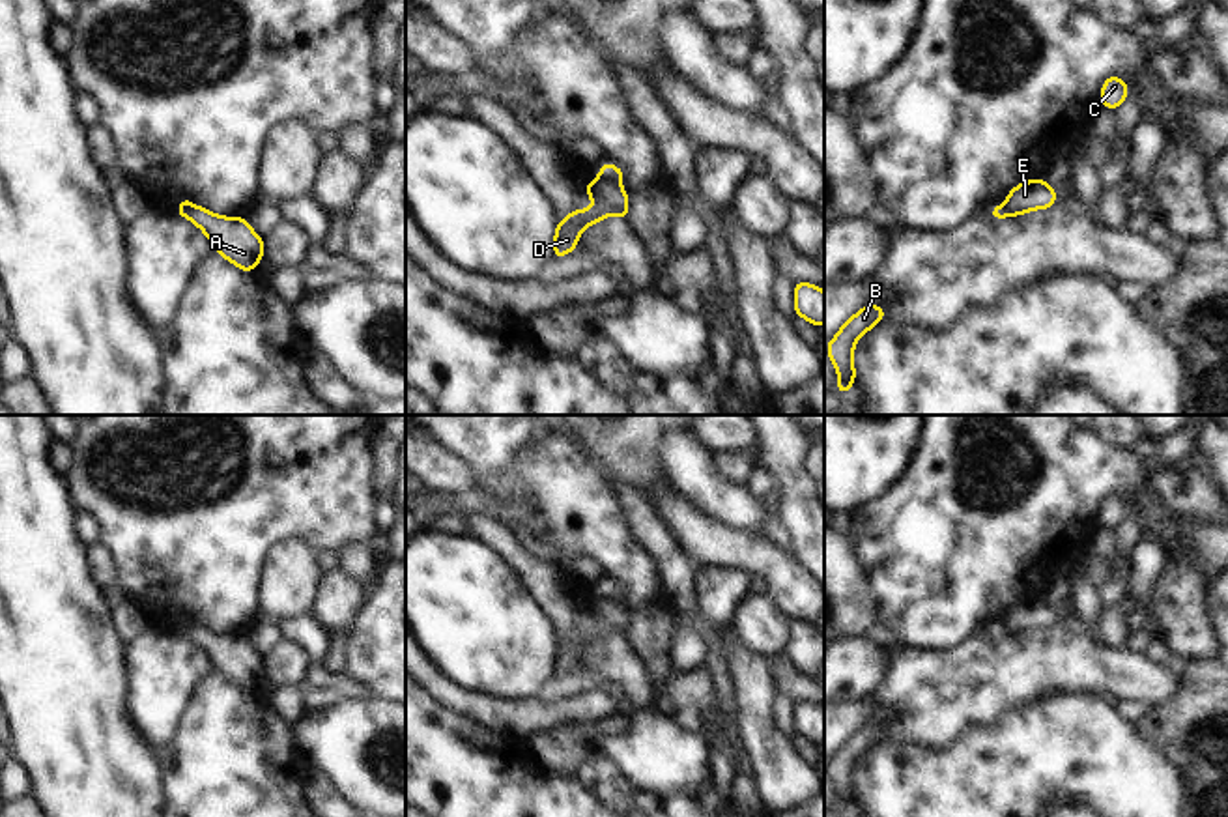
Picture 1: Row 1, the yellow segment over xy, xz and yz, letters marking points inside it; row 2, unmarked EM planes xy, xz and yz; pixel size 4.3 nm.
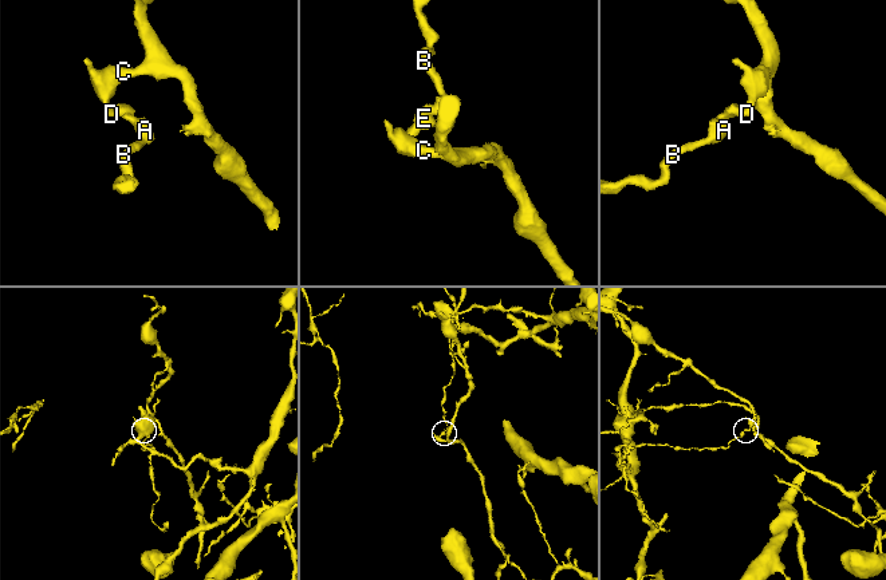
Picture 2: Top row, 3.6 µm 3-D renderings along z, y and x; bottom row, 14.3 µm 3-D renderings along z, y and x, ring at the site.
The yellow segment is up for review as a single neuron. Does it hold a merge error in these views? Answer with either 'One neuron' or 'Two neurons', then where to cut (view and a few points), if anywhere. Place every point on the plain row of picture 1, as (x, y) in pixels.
Two neurons. Split along xz (599, 595), (610, 597), (619, 604).

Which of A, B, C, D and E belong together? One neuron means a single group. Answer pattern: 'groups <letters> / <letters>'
groups A B / C D E

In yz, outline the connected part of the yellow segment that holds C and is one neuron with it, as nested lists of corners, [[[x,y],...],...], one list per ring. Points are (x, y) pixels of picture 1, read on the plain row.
[[[1112,494],[1105,499],[1101,507],[1099,523],[1116,529],[1125,520],[1127,514],[1129,514],[1129,505],[1118,494]]]

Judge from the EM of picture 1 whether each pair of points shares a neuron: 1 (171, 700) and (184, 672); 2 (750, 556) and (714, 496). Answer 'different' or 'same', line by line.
1: same
2: different

